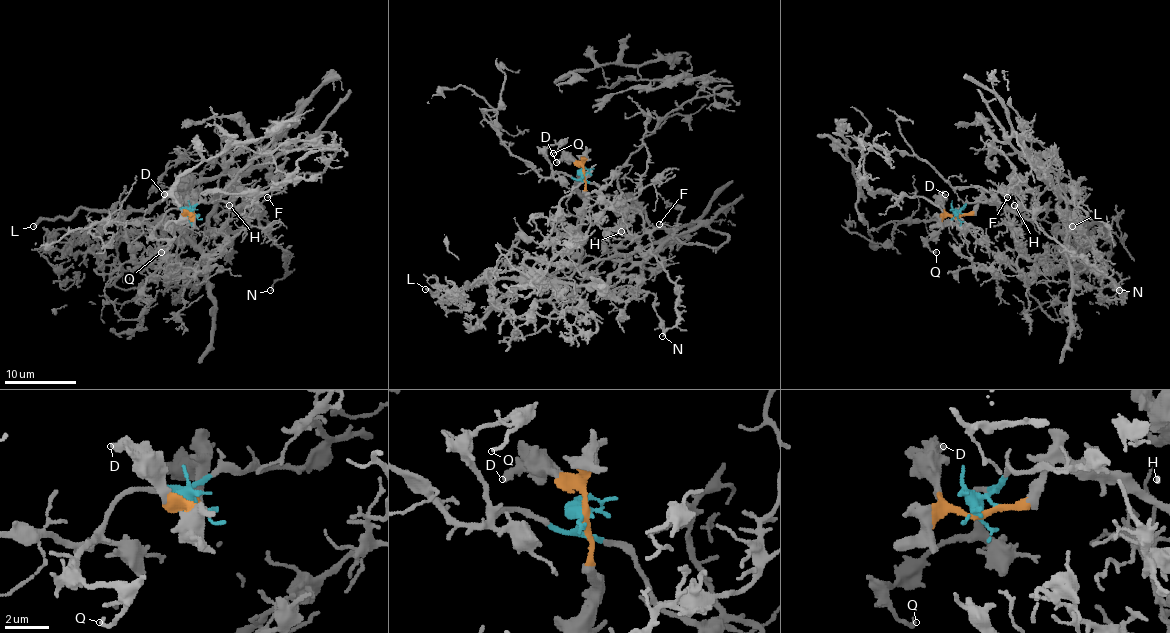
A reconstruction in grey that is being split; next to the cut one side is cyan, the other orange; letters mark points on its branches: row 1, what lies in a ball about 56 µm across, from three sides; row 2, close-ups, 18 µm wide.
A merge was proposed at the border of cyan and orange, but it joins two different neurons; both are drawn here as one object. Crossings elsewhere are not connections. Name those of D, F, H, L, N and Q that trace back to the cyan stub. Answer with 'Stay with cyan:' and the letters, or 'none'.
Stay with cyan: F, H, N, Q

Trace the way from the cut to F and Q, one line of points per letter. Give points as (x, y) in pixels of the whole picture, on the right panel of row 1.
F: (957, 215), (967, 203), (992, 199), (991, 192), (1010, 192), (1010, 183), (1018, 179), (1007, 197)
Q: (957, 215), (962, 208), (958, 208), (953, 222), (926, 240), (930, 249), (937, 251)

